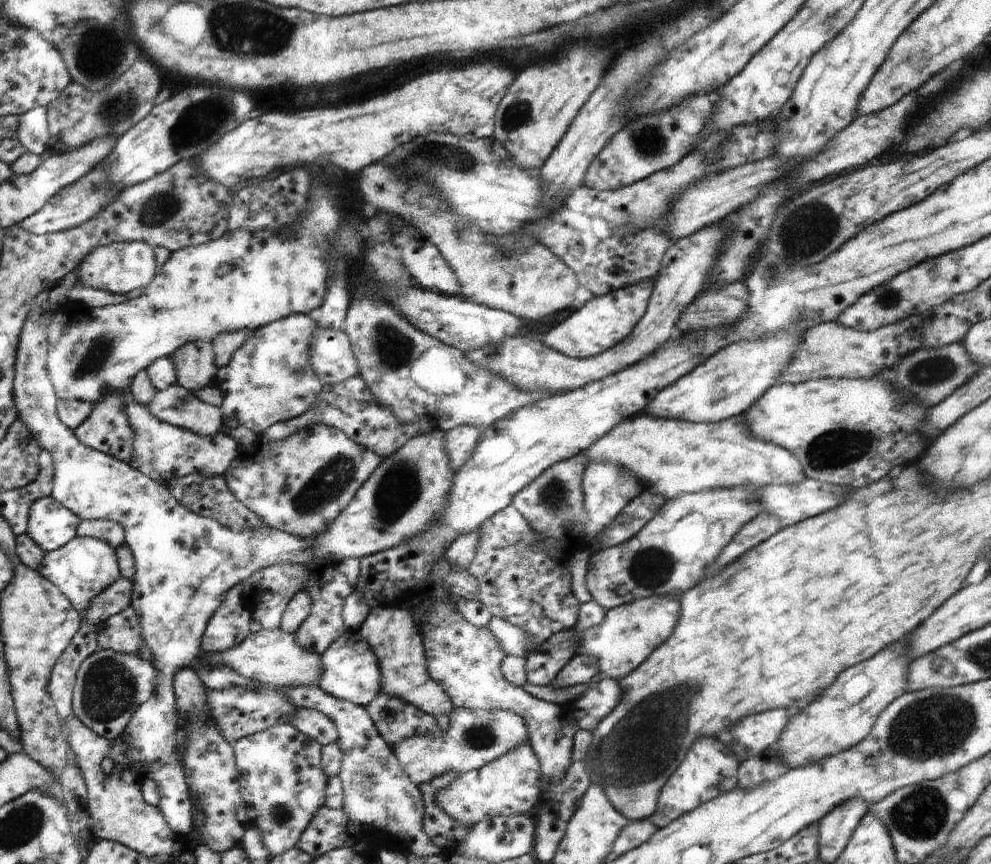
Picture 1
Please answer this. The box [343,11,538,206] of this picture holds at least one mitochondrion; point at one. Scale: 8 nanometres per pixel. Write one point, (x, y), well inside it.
(430, 156)

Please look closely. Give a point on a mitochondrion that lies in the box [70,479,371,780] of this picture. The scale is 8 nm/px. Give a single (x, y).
(109, 686)

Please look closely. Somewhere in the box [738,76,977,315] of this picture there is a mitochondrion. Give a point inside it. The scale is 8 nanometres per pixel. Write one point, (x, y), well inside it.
(814, 227)

